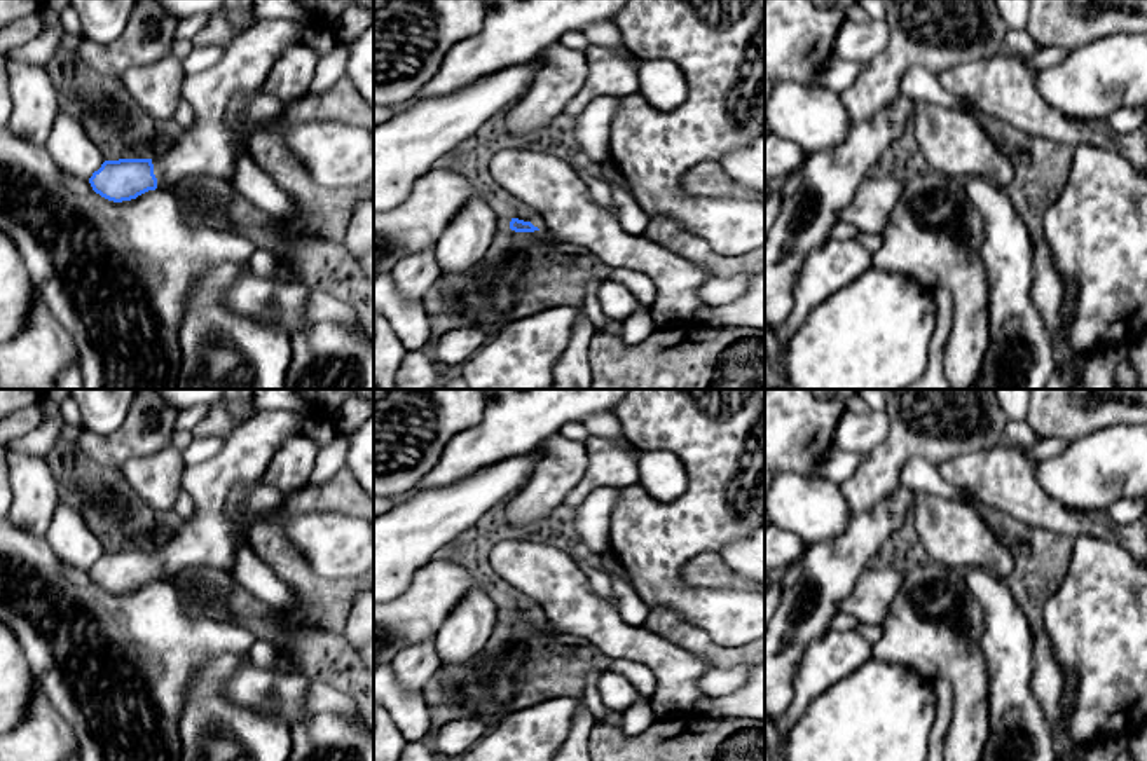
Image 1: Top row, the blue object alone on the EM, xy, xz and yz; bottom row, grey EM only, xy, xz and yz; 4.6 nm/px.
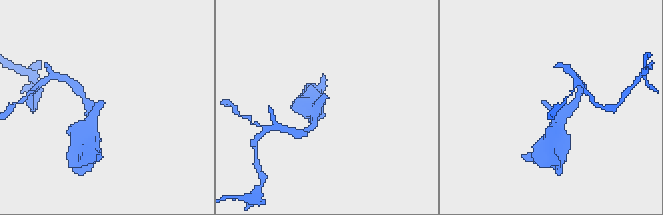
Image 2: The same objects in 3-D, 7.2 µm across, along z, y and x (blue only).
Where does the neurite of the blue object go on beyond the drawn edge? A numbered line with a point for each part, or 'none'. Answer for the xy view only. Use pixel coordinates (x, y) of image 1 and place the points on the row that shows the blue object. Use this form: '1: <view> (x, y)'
1: xy (210, 145)

